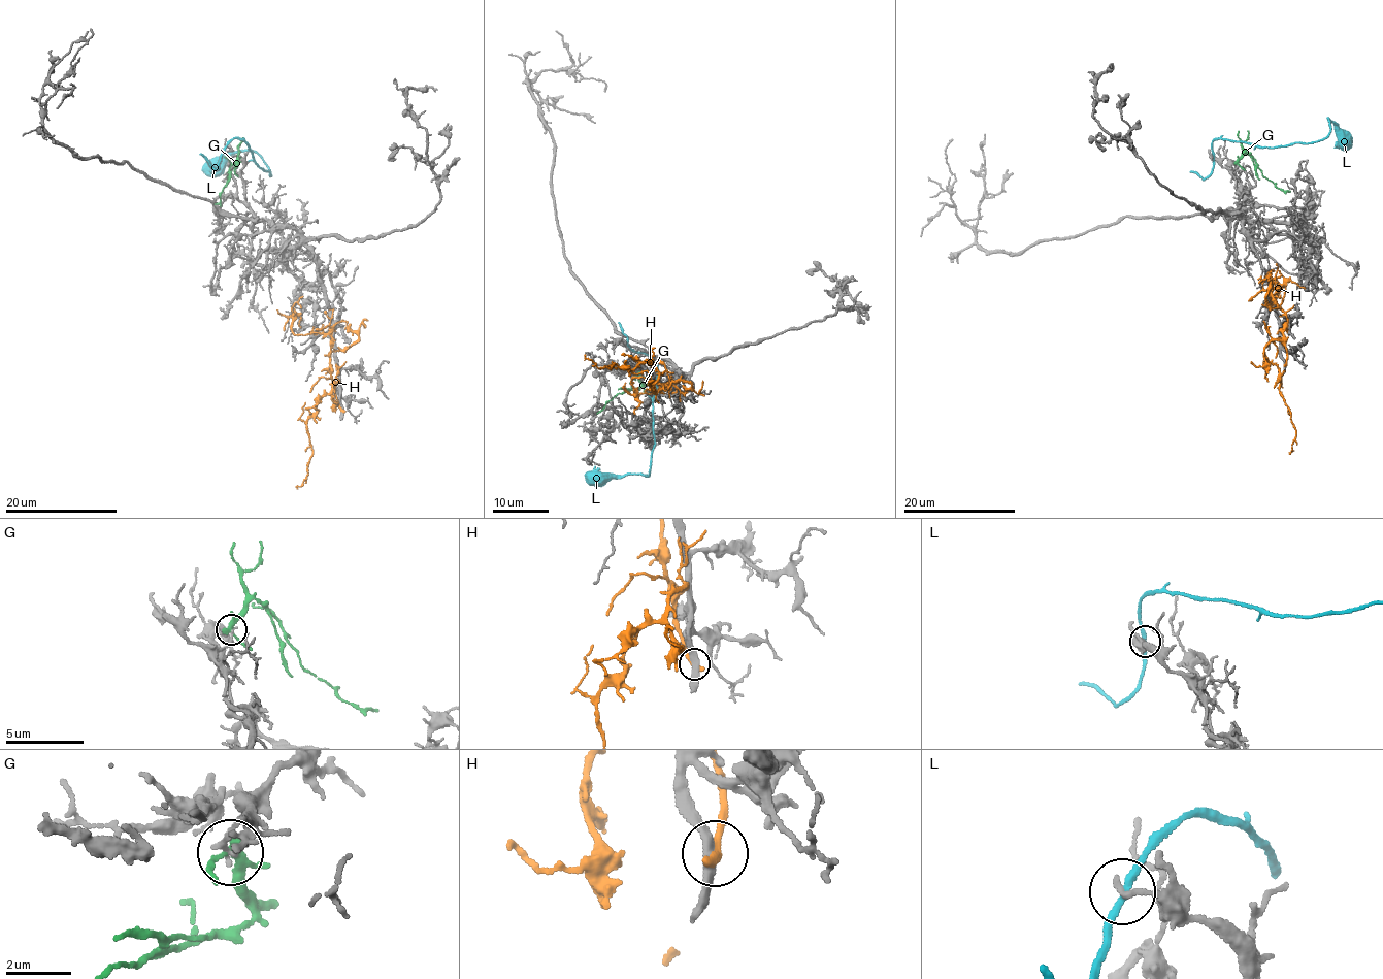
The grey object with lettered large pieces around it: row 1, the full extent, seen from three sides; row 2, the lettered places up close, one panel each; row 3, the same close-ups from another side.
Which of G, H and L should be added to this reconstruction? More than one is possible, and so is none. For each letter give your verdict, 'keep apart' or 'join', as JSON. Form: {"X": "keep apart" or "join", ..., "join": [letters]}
{"G": "keep apart", "H": "keep apart", "L": "keep apart", "join": []}

